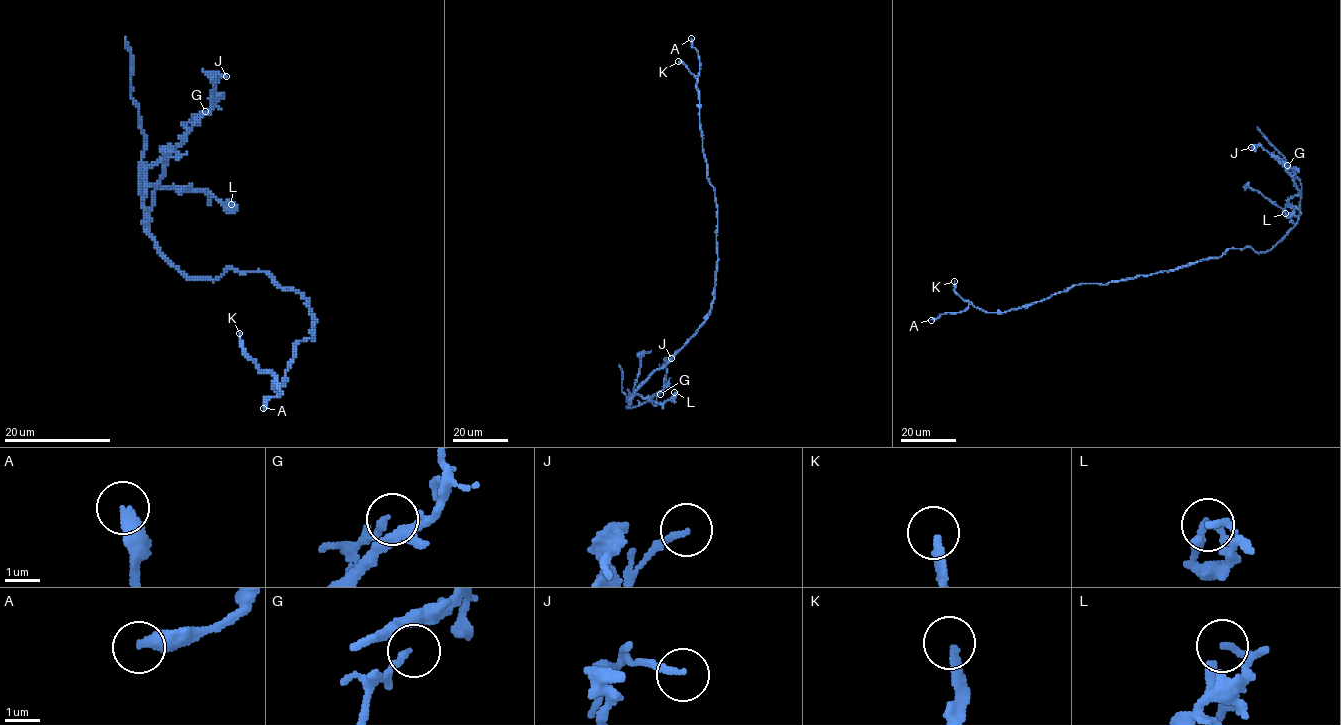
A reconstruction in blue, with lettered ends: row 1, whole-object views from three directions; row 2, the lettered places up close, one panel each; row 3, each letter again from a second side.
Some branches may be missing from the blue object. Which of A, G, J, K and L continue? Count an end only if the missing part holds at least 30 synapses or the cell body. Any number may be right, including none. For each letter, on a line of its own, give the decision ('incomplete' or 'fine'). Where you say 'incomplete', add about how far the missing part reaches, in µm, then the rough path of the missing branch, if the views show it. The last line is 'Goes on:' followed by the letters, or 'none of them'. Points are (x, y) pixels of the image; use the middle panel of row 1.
A: incomplete; about 100 µm are missing
G: fine
J: fine
K: incomplete; about 110 µm are missing; missing branch runs (678, 61), (665, 55), (655, 65), (654, 74), (661, 94), (648, 112), (648, 119), (636, 110), (624, 113)
L: fine
Goes on: A, K

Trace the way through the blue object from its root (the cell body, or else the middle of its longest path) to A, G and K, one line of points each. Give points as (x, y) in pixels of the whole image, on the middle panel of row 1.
A: (714, 290), (718, 258), (717, 206), (714, 188), (707, 177), (697, 89), (700, 59), (691, 38)
G: (714, 290), (705, 323), (664, 366), (657, 369), (636, 390), (627, 407), (650, 401), (655, 405), (660, 394)
K: (714, 290), (718, 258), (715, 191), (707, 177), (697, 78), (678, 61)

